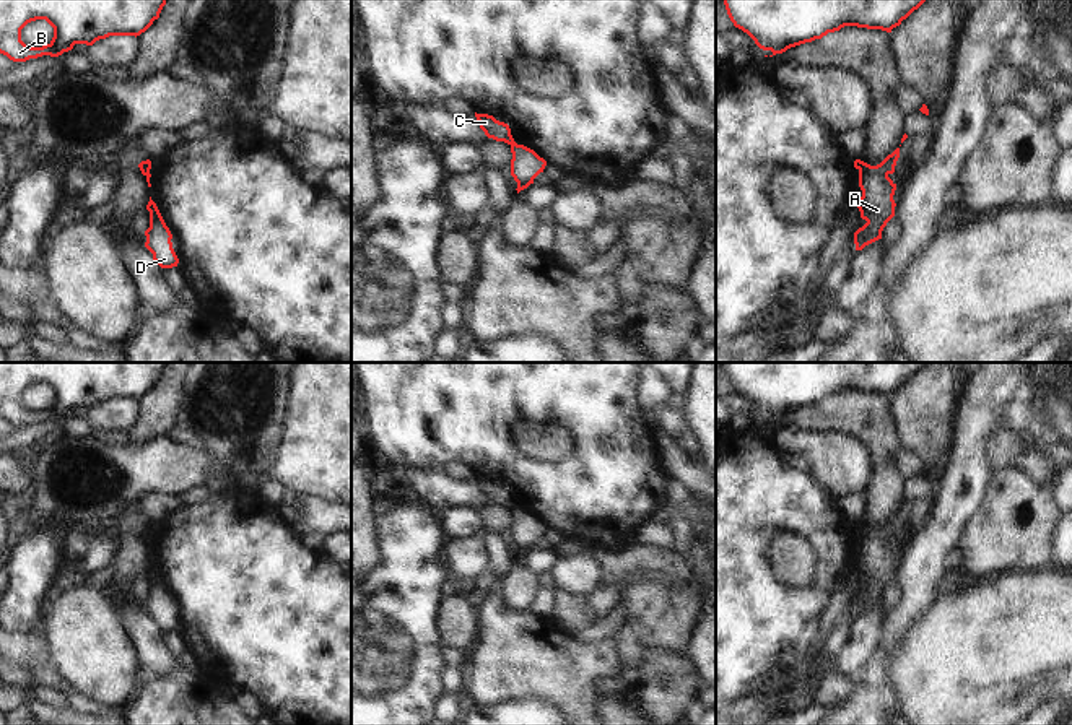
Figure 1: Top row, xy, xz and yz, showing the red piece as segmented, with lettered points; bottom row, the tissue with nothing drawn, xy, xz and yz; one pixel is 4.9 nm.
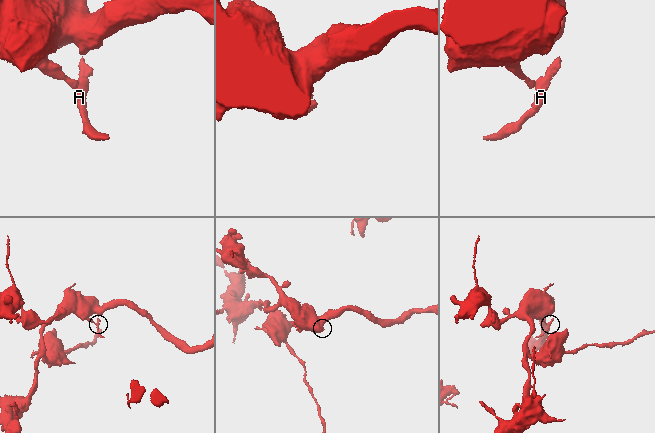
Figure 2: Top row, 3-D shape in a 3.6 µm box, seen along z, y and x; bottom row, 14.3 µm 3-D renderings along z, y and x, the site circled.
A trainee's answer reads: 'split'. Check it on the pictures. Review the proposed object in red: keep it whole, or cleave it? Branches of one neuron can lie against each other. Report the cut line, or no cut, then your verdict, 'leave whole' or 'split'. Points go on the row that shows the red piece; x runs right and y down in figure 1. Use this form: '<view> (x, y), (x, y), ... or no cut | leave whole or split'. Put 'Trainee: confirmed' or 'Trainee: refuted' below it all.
xz (513, 140), (509, 143) | split
Trainee: confirmed

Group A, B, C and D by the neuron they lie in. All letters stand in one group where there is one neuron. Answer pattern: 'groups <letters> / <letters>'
groups A D / B C

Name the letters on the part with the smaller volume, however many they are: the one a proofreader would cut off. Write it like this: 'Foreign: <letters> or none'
Foreign: A, D

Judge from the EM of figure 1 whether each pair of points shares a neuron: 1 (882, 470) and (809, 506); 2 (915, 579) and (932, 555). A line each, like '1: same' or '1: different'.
1: different
2: same

